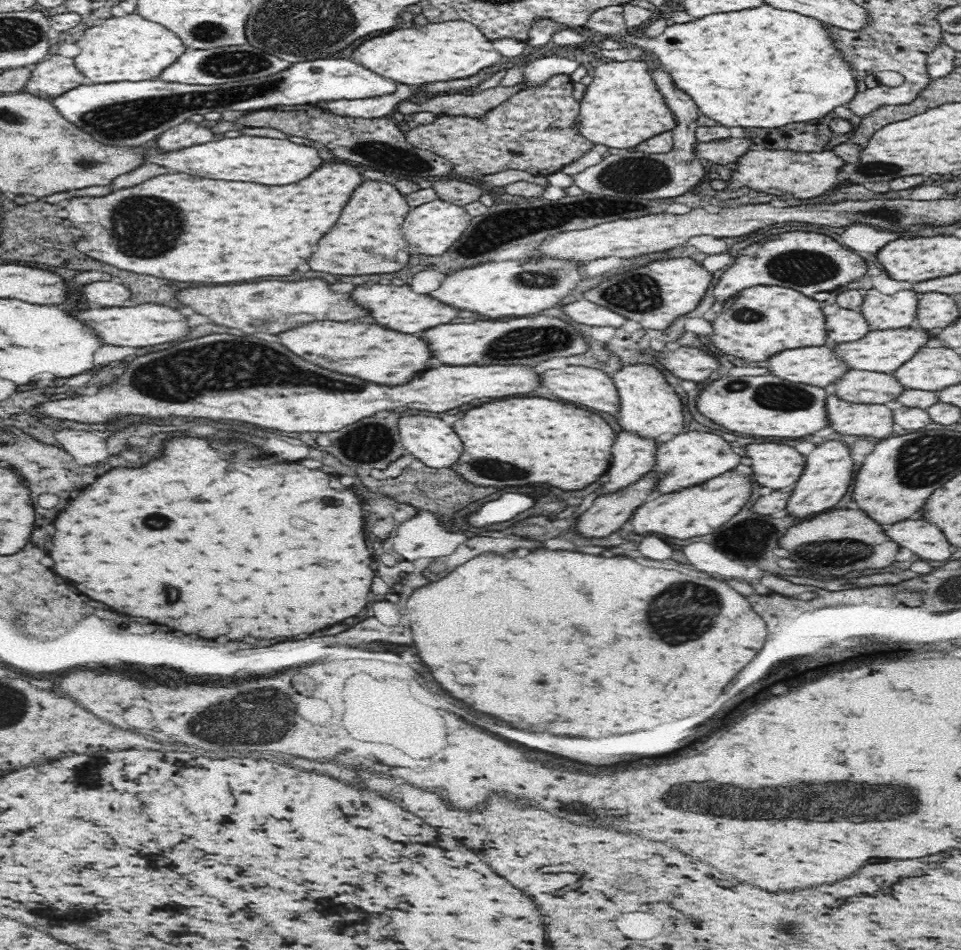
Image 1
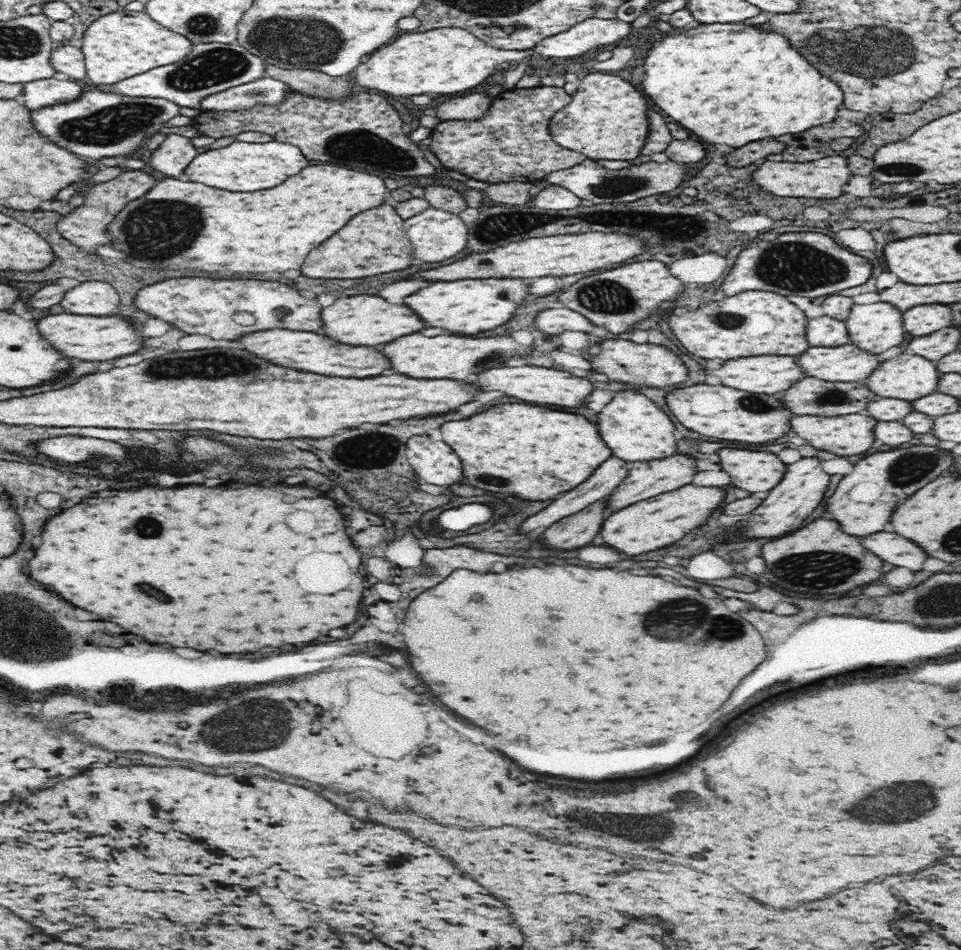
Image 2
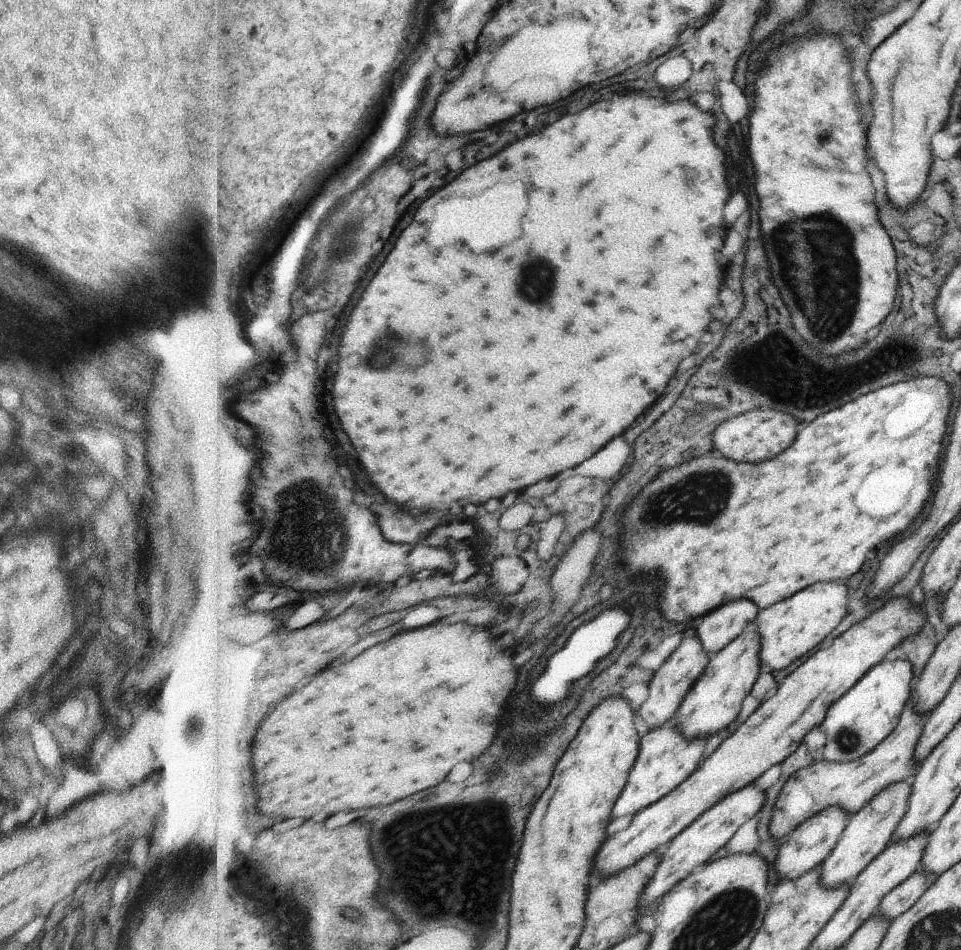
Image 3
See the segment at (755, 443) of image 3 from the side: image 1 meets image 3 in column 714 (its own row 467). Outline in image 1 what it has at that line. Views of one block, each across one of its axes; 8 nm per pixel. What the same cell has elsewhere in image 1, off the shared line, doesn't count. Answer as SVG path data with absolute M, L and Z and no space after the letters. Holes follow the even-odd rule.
M404 416L400 417L398 428L406 453L414 455L430 468L450 468L464 450L462 439L455 433L455 429L446 426L440 418Z

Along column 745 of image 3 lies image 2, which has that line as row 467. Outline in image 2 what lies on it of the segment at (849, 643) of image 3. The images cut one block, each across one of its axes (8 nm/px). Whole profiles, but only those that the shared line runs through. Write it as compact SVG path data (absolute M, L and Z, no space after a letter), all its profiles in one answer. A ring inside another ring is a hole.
M722 448L720 466L732 476L732 484L748 492L768 492L786 475L786 464L772 452Z

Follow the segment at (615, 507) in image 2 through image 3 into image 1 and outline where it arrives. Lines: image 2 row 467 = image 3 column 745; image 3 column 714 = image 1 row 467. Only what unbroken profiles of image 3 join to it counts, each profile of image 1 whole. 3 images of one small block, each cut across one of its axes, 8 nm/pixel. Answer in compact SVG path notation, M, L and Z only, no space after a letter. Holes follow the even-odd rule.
M682 432L669 441L660 443L655 452L655 468L660 473L660 482L656 488L662 492L676 492L678 488L686 488L716 478L740 464L740 456L716 434L704 432Z

